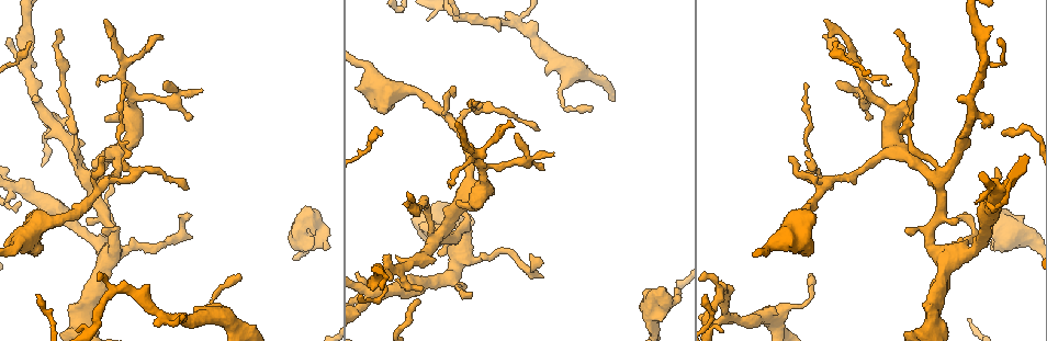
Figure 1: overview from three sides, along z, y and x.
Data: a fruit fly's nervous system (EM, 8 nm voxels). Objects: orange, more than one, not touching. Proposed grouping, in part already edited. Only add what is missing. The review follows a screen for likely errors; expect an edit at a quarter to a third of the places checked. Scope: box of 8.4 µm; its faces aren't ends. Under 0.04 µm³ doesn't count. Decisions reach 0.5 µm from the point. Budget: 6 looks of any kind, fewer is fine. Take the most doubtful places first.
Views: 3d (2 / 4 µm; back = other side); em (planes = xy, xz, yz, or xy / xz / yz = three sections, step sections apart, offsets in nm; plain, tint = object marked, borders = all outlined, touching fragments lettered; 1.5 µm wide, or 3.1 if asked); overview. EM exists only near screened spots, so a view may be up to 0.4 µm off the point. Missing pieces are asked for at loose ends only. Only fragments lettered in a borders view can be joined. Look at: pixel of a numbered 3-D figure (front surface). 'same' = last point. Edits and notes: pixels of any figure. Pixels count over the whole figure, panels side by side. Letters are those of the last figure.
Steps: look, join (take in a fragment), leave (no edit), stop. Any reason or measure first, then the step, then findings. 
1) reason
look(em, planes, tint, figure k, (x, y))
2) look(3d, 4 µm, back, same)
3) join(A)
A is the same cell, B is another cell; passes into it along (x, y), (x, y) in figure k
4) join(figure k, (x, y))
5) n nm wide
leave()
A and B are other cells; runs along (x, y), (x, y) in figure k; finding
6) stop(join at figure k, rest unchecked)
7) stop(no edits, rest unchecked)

stops while still wide
look(3d, 4 µm, figure 1, (306, 208))

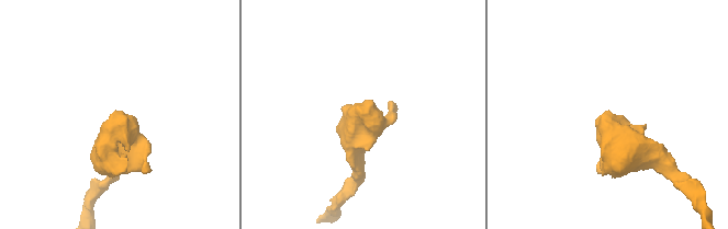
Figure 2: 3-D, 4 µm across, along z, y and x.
look(em, xz, step 8, borders, figure 2, (606, 113))

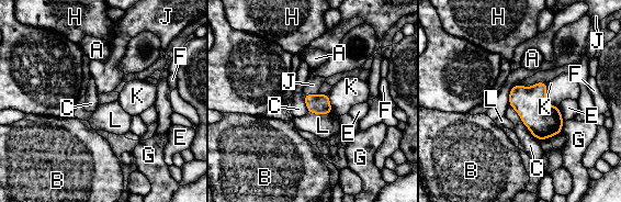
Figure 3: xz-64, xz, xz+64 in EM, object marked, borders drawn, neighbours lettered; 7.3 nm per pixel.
join(J)
J is the same cell, A, B, C, E, F, G, H, K and L are other cells; it goes on there

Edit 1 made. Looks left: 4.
thin end
look(3d, 2 µm, figure 1, (202, 91))

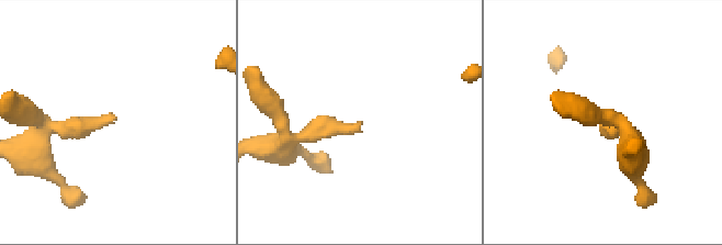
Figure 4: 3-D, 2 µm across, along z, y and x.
look(em, planes, borders, figure 4, (359, 121))

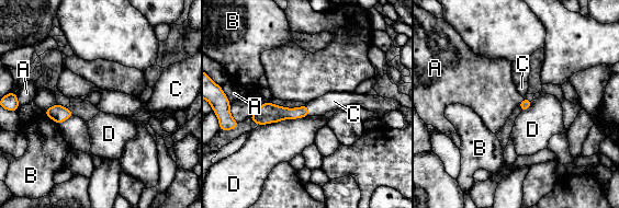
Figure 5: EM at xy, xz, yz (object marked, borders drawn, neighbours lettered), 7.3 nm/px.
join(C)
C is the same cell, A, B and D are other cells; passes into it along (273, 113), (307, 110), (334, 101) in figure 5; the neuron continues

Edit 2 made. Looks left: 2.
stop(join at figure 3, join at figure 5, rest unchecked)

